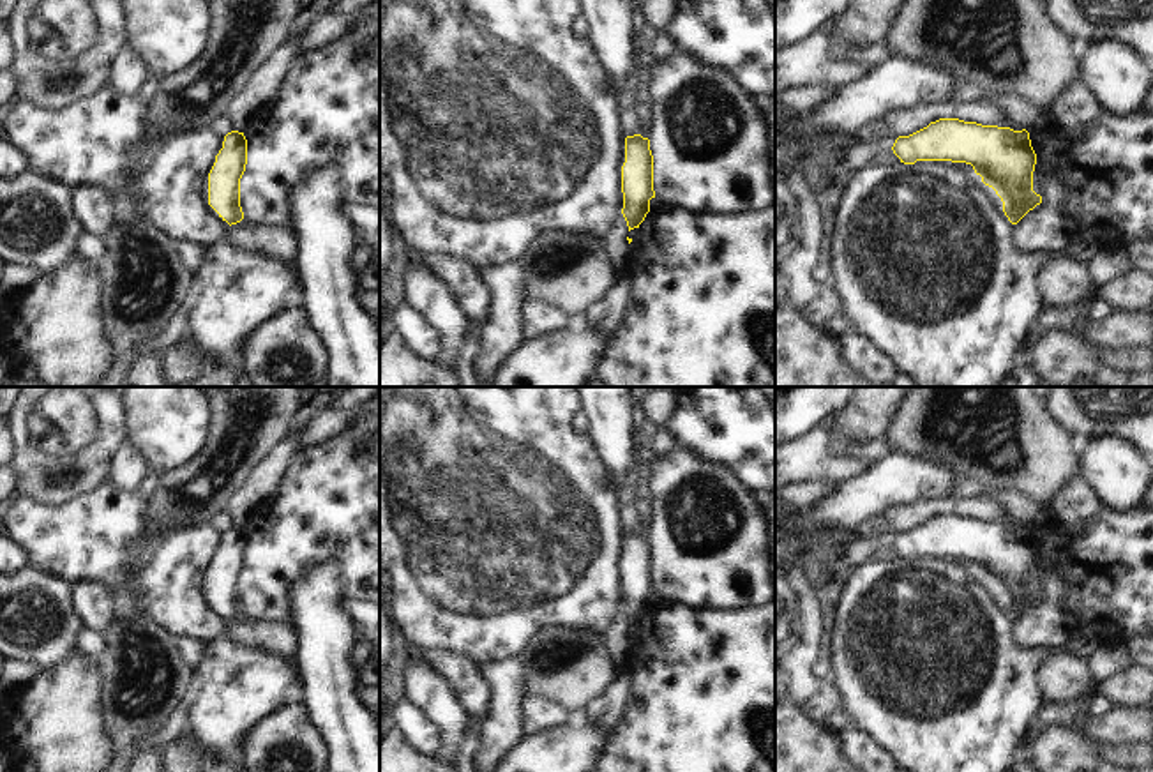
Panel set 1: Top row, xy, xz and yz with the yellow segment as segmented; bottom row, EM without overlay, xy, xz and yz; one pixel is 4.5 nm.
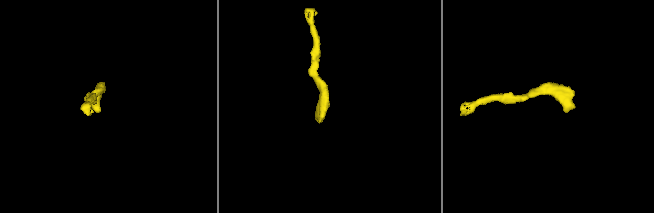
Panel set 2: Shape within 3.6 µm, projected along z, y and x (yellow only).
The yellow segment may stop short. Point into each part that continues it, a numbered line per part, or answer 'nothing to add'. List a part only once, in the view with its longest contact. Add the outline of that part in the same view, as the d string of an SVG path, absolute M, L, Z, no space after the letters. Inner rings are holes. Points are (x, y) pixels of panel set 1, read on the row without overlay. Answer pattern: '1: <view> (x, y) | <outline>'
nothing to add

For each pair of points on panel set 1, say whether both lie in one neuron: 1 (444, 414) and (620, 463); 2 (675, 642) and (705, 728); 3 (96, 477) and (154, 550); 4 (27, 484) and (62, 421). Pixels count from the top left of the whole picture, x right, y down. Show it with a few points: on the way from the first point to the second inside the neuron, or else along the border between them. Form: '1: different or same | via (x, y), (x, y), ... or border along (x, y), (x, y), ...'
1: different | border along (588, 435), (611, 467), (615, 486), (622, 495)
2: same | via (685, 663), (698, 677), (705, 707)
3: different | border along (106, 477), (85, 491), (73, 493), (64, 502)
4: same | via (43, 469), (62, 447), (62, 437)

